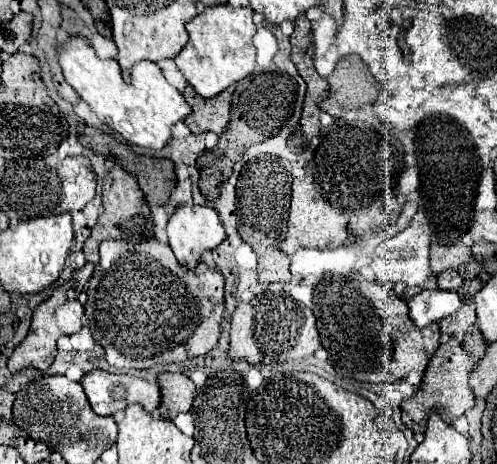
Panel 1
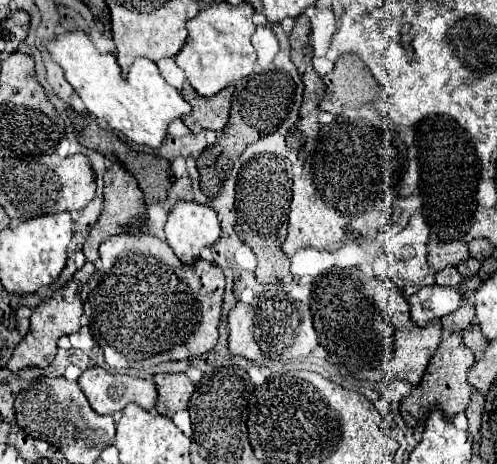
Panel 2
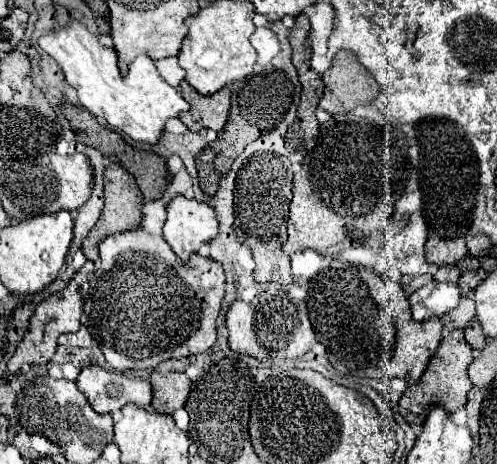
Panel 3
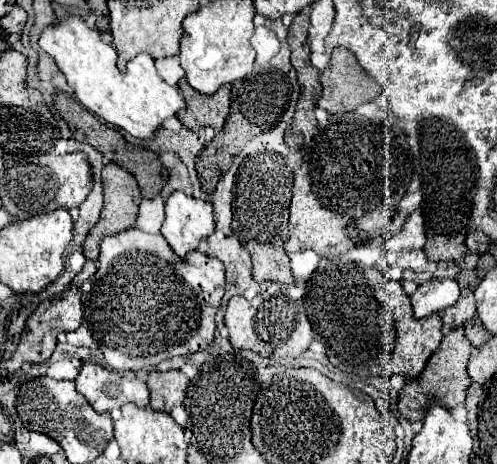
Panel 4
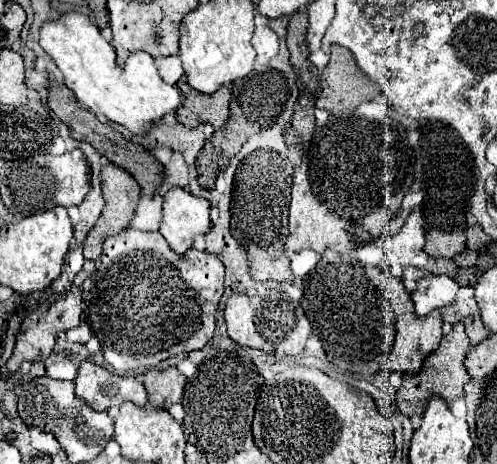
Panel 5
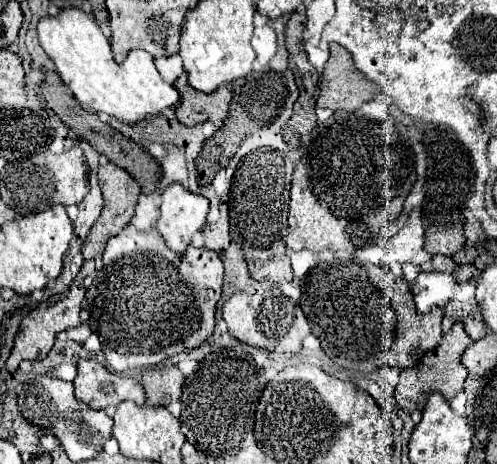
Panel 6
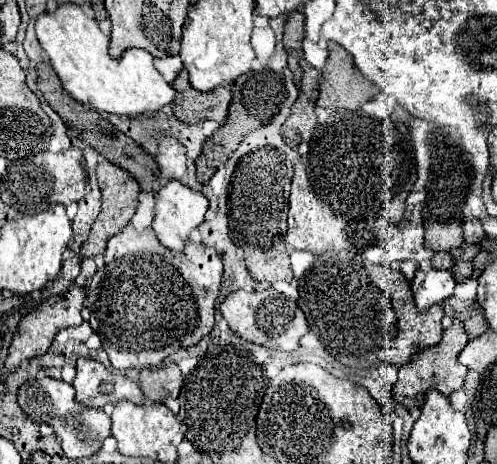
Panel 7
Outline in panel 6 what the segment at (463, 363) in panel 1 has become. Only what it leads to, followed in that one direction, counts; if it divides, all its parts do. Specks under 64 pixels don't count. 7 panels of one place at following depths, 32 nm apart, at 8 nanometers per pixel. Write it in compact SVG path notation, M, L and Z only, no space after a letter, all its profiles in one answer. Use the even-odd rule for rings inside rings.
M456 322L450 328L450 332L444 334L442 344L436 350L424 354L416 368L408 368L408 370L400 372L400 384L396 386L396 402L398 402L398 406L406 414L422 412L422 408L424 408L424 404L426 404L426 400L428 400L428 396L432 392L442 394L446 400L450 400L452 396L462 392L462 384L468 378L468 370L462 366L460 356L464 354L464 348L468 348L468 344L470 344L470 338L466 338L466 334L464 334L464 324Z

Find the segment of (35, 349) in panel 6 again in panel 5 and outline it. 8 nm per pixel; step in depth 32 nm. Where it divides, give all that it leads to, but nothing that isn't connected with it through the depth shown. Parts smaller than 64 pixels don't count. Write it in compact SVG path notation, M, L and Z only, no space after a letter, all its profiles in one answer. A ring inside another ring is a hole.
M86 260L84 262L84 268L82 272L74 278L72 282L72 290L66 292L64 296L50 296L50 300L44 300L34 312L30 312L24 322L22 322L22 330L18 334L18 340L16 340L16 348L14 348L14 354L12 358L6 362L6 368L10 372L16 372L20 368L20 364L24 360L28 362L42 362L50 356L52 348L54 348L54 342L56 342L56 336L58 332L66 332L70 328L76 328L80 324L80 314L82 314L82 282L96 270L94 262L92 260Z

